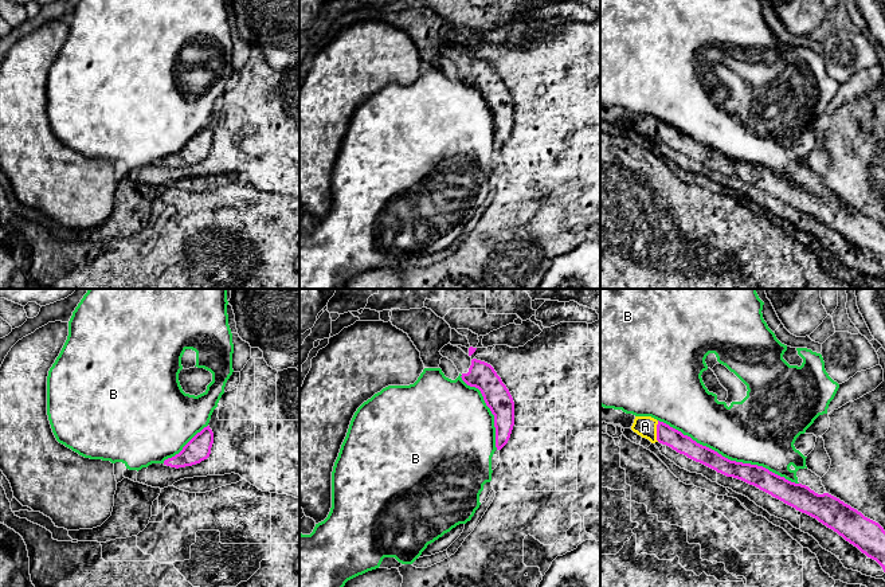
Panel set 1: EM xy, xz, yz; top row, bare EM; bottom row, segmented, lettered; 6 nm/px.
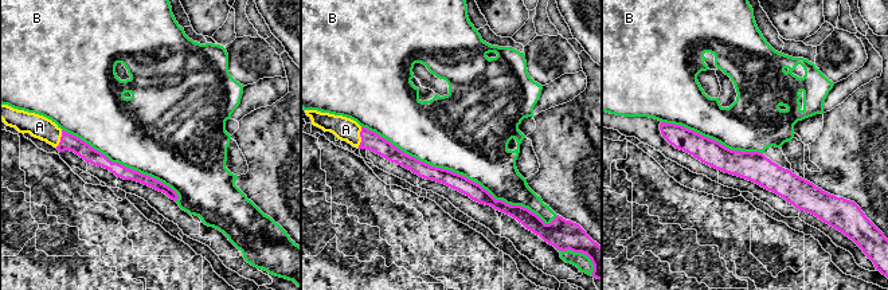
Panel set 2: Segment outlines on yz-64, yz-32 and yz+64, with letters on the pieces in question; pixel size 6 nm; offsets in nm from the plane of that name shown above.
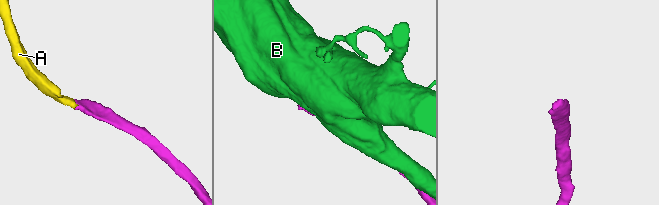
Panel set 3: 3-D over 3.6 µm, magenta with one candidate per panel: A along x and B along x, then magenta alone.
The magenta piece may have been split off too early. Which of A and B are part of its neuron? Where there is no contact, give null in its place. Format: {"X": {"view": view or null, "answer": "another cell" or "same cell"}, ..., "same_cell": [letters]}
{"A": {"view": "yz", "answer": "same cell"}, "B": {"view": "yz", "answer": "another cell"}, "same_cell": ["A"]}

